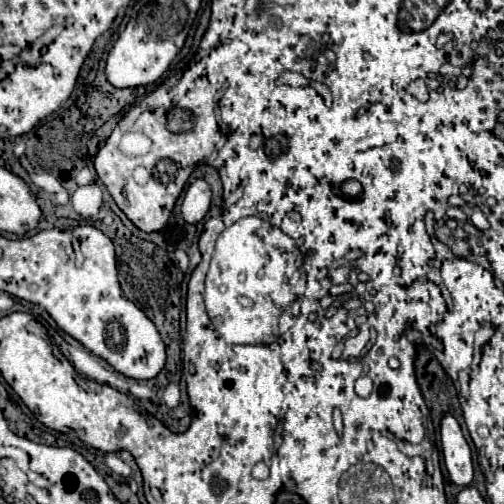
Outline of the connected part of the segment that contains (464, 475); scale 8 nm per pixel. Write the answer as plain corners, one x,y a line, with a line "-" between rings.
450,413
442,415
440,439
442,439
444,465
448,469
452,483
462,485
462,487
470,485
472,475
474,475
471,450
464,435
462,435
458,421

